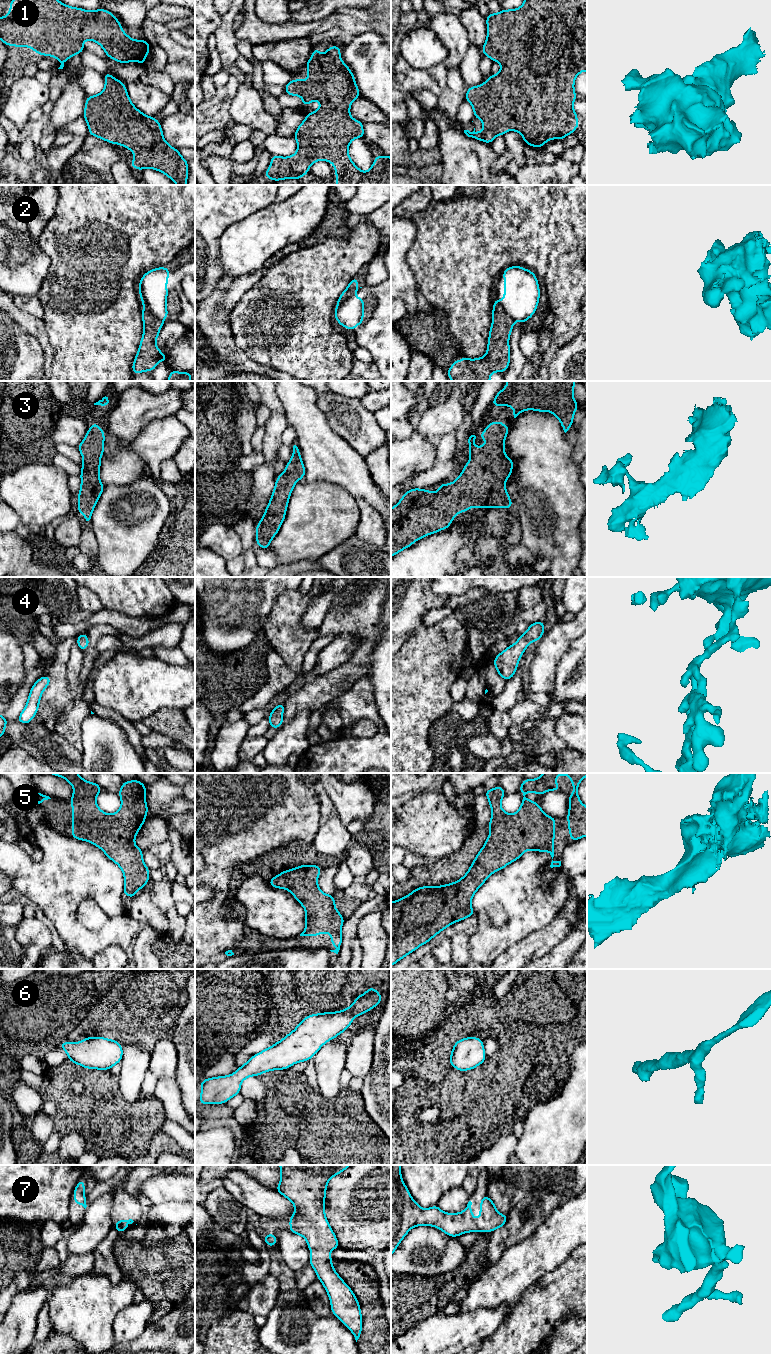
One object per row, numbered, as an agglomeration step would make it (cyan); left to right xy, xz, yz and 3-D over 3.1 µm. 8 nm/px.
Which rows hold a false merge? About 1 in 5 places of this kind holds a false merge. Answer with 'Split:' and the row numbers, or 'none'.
Split: 2

